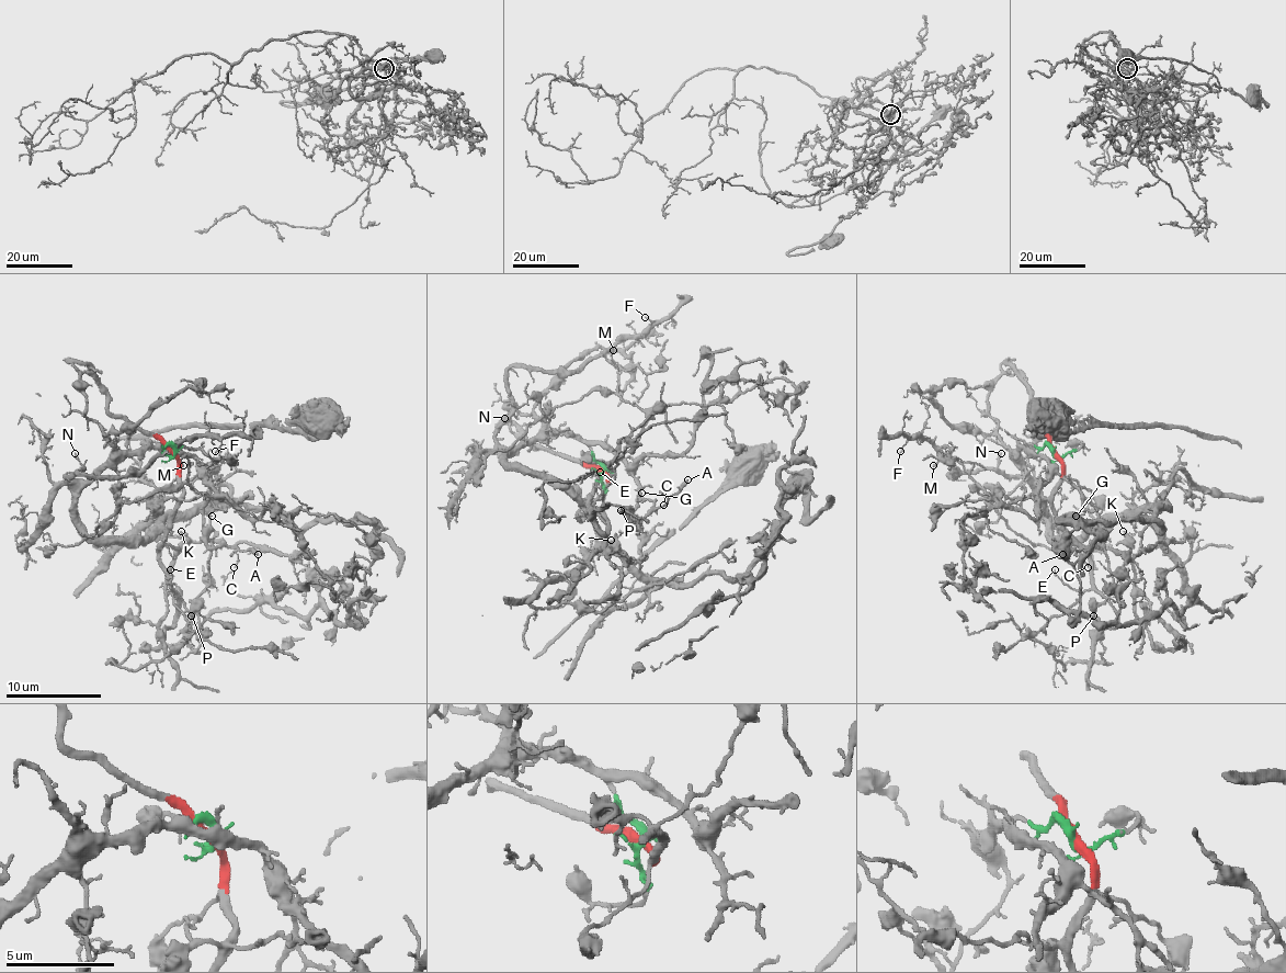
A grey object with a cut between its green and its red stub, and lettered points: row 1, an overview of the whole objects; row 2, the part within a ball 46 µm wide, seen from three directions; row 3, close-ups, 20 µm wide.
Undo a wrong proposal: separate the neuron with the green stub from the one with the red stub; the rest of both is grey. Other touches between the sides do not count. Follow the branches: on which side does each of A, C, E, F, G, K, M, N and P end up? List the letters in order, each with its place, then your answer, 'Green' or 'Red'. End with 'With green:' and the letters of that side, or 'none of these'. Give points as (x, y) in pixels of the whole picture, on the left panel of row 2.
A: Place: (258, 554). Green
C: Place: (234, 567). Green
E: Place: (170, 569). Red
F: Place: (215, 451). Green
G: Place: (212, 516). Green
K: Place: (181, 531). Red
M: Place: (183, 465). Red
N: Place: (75, 453). Green
P: Place: (191, 615). Green
With green: A, C, F, G, N, P

